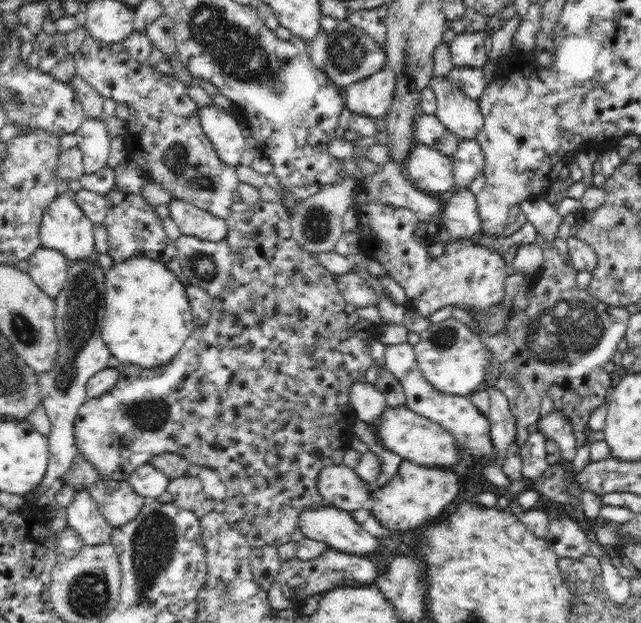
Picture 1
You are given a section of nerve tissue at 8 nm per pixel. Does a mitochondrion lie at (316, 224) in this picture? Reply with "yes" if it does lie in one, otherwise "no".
yes

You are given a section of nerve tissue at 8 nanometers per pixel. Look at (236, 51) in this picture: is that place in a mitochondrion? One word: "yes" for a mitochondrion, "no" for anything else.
yes

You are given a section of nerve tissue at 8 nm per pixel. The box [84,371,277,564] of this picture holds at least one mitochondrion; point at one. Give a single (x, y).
(148, 413)

